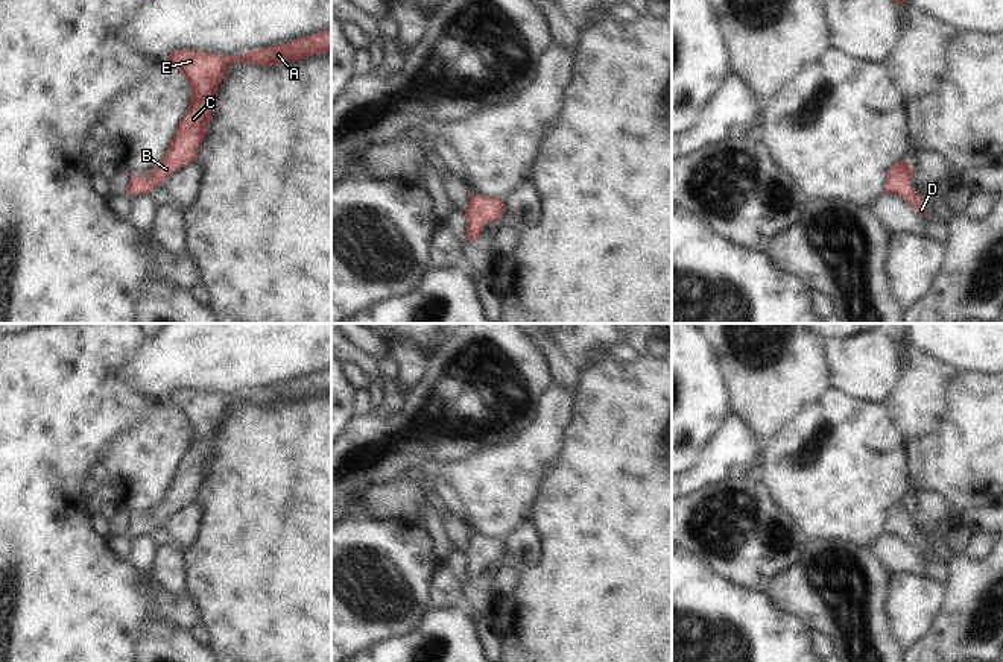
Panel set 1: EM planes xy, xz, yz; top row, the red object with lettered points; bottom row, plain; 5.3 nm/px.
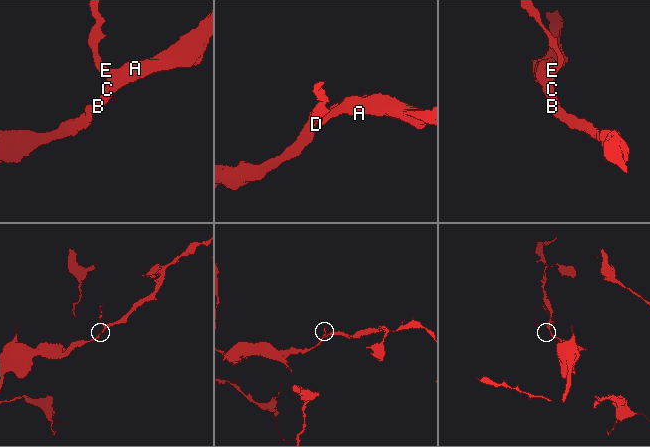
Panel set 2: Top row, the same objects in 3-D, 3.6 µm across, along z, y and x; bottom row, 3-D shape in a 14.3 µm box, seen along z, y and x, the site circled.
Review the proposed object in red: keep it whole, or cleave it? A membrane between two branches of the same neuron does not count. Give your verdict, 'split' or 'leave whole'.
leave whole

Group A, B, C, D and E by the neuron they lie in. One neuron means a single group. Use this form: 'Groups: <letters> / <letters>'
Groups: A B C D E.

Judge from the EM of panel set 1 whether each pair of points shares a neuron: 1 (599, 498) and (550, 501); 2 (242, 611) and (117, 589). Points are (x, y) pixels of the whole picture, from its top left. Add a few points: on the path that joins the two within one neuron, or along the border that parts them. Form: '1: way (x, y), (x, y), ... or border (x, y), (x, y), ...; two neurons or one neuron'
1: way (587, 501), (563, 501); one neuron
2: border (186, 591), (196, 606), (201, 621); two neurons

